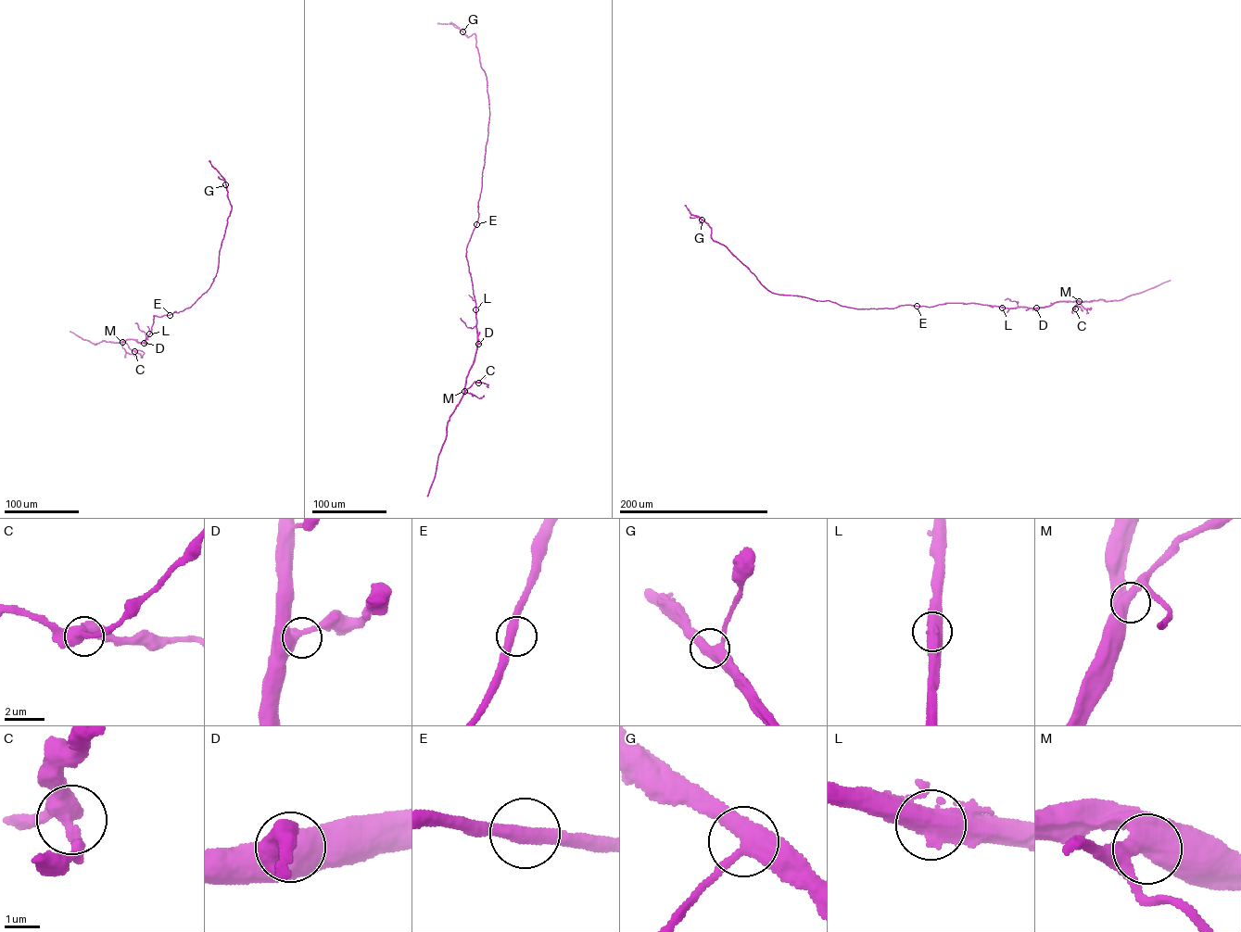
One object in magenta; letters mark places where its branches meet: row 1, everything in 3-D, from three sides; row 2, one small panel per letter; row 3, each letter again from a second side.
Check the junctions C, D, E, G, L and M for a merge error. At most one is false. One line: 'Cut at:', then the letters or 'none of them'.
Cut at: none of them

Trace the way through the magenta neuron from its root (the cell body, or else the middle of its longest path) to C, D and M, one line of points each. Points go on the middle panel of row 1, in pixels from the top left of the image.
C: (475, 224), (466, 257), (475, 303), (477, 346), (464, 391), (474, 382), (478, 383)
D: (475, 224), (466, 257), (475, 303), (478, 344)
M: (475, 224), (466, 257), (475, 303), (477, 346), (464, 391)

